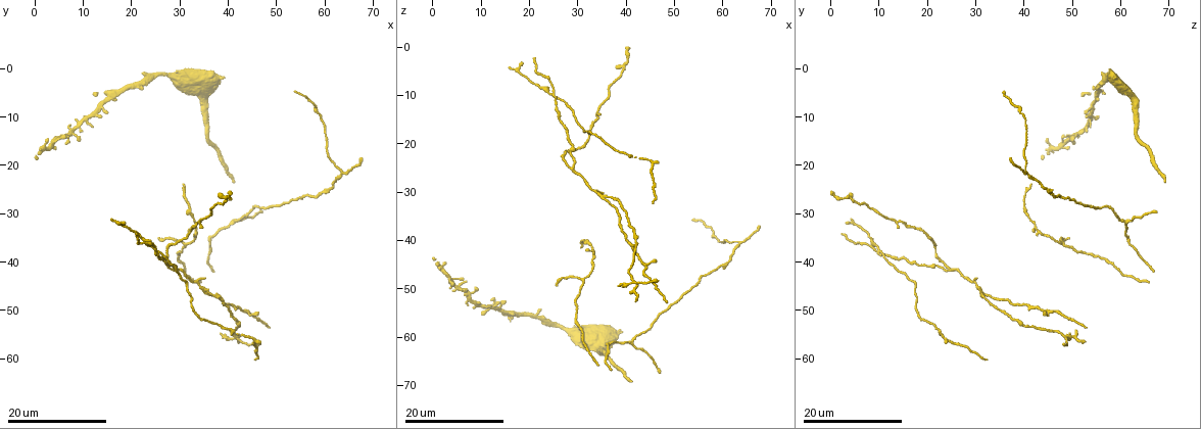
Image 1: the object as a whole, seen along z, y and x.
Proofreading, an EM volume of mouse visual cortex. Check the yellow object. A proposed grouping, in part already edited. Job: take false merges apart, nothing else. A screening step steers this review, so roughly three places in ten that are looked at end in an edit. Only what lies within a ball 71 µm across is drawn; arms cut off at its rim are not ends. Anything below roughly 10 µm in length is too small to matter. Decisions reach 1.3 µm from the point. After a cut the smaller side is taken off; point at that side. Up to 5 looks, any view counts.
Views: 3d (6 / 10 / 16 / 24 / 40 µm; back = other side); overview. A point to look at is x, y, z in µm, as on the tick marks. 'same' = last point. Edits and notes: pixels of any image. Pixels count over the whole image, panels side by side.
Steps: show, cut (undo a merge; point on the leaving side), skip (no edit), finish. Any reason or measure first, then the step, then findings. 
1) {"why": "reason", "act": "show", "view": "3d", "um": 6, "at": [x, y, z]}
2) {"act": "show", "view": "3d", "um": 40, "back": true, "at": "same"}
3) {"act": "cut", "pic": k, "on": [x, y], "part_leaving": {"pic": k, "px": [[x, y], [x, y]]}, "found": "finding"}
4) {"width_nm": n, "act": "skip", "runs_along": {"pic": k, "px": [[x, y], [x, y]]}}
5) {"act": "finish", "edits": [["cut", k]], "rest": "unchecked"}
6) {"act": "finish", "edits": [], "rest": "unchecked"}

{"why": "calibre changes", "act": "show", "view": "3d", "um": 16, "at": [63.5, 21.5, 40.5]}

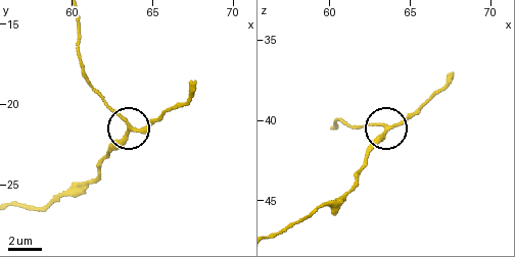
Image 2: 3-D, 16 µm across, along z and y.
{"act": "show", "view": "3d", "um": 6, "at": [63.6, 21.6, 40.5]}

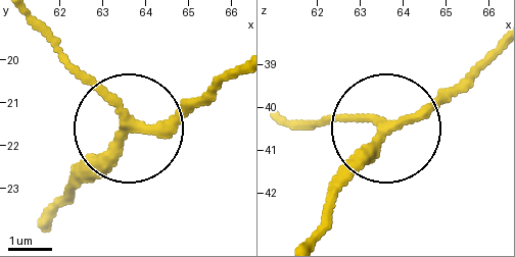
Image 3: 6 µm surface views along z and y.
{"why": "other side", "act": "show", "view": "3d", "um": 6, "back": true, "at": [63.55, 21.50, 40.55]}

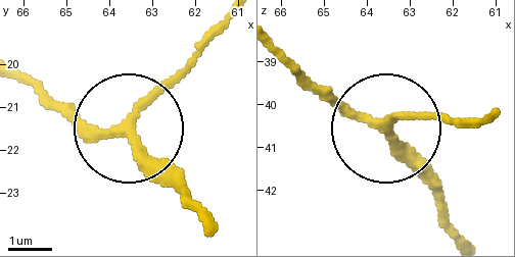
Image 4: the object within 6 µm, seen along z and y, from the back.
{"act": "skip", "runs_along": {"pic": 4, "px": [[197, 216], [138, 139], [135, 117], [226, 22]]}, "found": "one neuron here"}

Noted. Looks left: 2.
{"why": "side arm on a straight run", "act": "show", "view": "3d", "um": 16, "at": [29.0, 42.0, 25.0]}

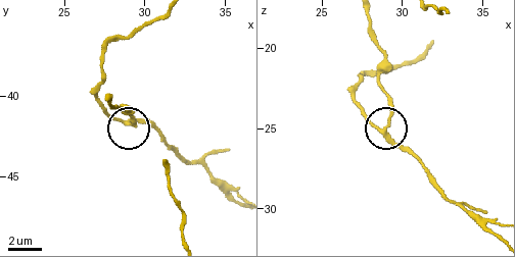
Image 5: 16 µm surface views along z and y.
{"act": "show", "view": "3d", "um": 6, "at": [28.9, 41.6, 25.2]}

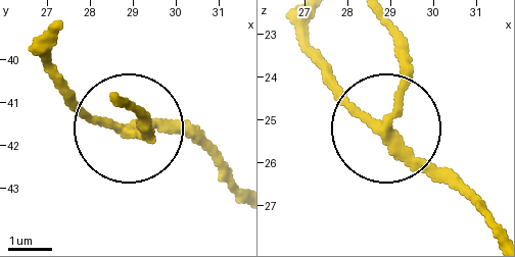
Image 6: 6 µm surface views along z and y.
{"width_nm": 200, "act": "skip", "found": "all the same neuron"}

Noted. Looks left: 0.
{"act": "finish", "edits": [], "rest": "unchecked"}

